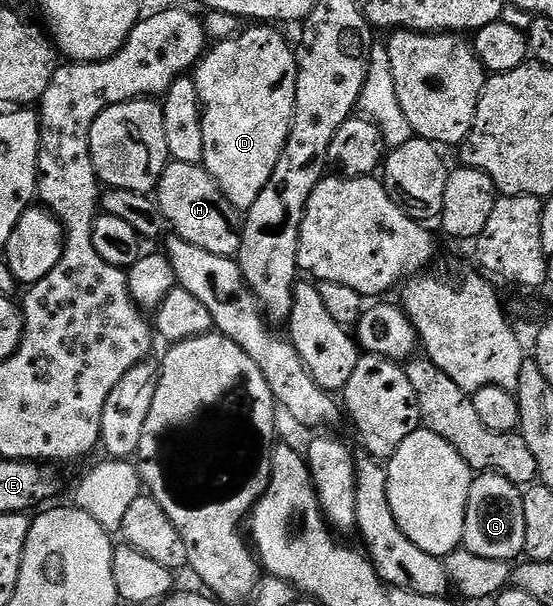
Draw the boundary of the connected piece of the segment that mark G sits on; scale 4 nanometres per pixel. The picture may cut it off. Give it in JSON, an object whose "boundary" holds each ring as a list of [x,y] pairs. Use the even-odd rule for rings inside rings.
{"boundary":[[[480,473],[474,478],[469,487],[469,499],[465,511],[465,531],[463,532],[462,548],[473,555],[481,555],[481,559],[501,559],[514,562],[515,556],[520,556],[525,547],[525,507],[520,486],[509,483],[496,473]]]}

